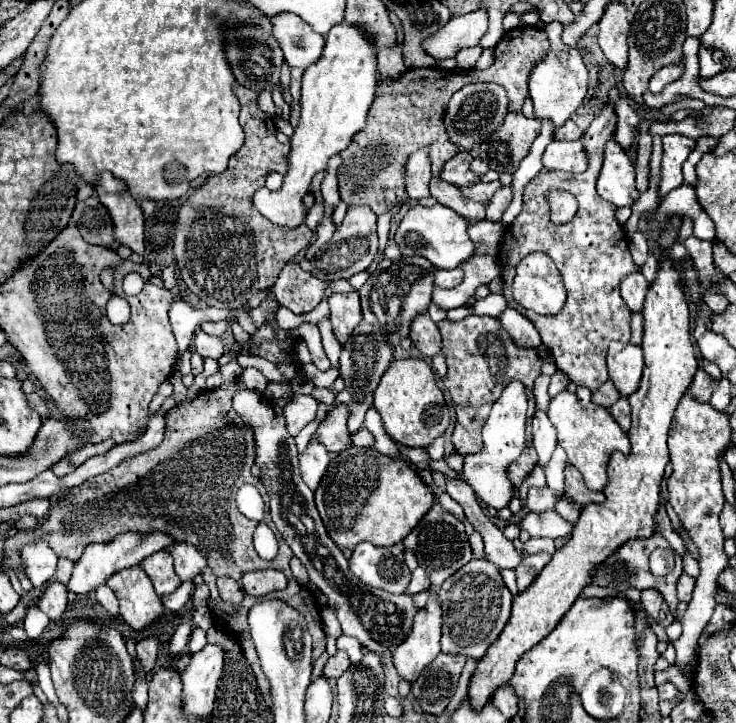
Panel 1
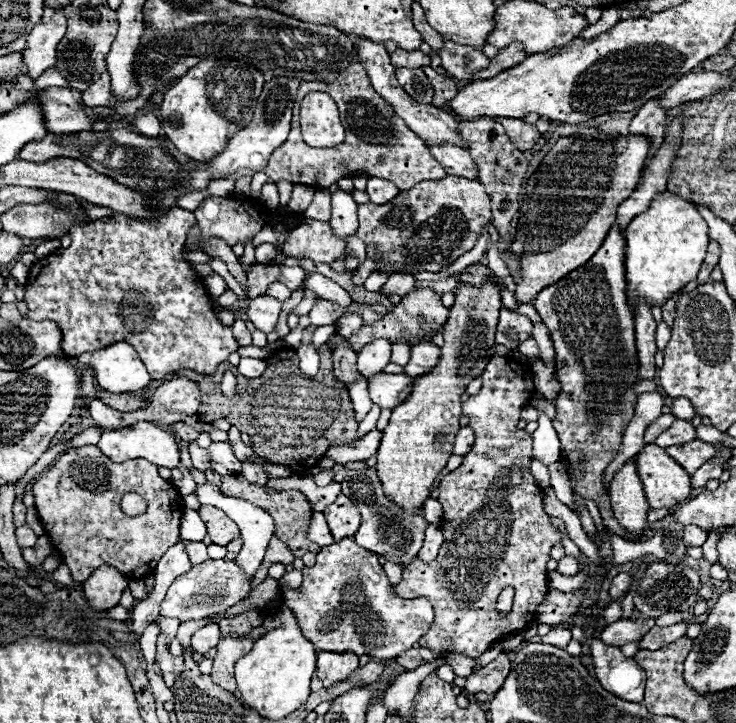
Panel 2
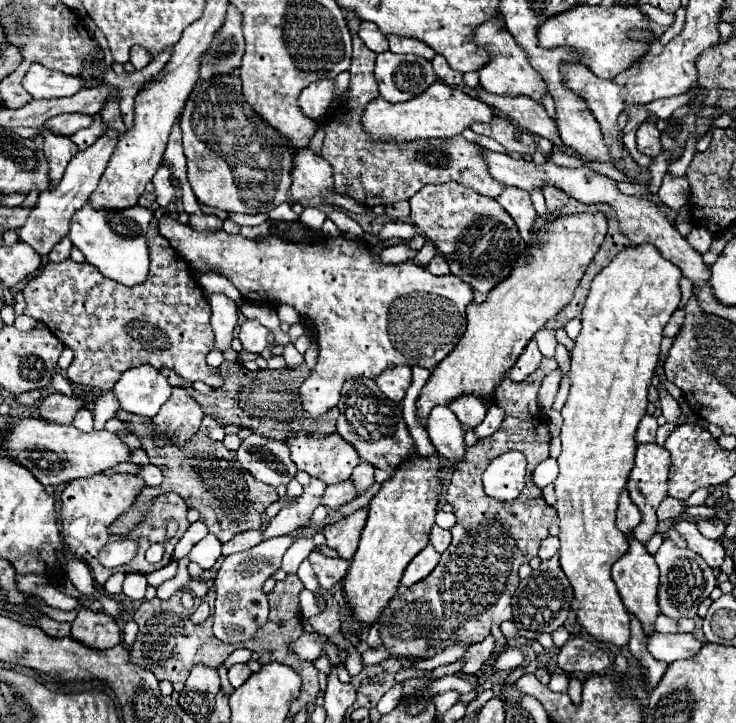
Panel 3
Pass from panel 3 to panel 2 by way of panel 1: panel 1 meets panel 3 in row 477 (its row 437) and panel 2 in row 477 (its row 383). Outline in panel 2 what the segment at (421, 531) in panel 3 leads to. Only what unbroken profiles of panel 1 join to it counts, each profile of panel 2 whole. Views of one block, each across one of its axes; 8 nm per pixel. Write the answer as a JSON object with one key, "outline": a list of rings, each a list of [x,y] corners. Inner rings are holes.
{"outline":[[[460,282],[456,286],[454,306],[442,326],[444,344],[440,346],[442,354],[438,364],[428,374],[414,378],[410,396],[392,410],[390,422],[382,432],[376,470],[388,498],[404,510],[414,512],[424,506],[436,476],[452,456],[454,434],[460,430],[458,420],[462,416],[460,396],[494,356],[494,334],[502,308],[500,288],[500,282],[484,282],[482,286]]]}

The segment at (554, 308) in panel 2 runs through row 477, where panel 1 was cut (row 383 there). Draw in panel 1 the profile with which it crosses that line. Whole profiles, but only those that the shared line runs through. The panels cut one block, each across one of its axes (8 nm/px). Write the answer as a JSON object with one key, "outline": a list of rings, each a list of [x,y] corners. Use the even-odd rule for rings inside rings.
{"outline":[[[610,104],[592,120],[588,130],[582,136],[582,144],[588,156],[588,170],[582,174],[566,174],[566,172],[540,172],[530,184],[524,188],[524,206],[516,220],[506,228],[498,262],[502,266],[504,280],[504,298],[510,308],[518,310],[526,316],[542,336],[542,344],[550,350],[556,366],[578,386],[586,386],[592,392],[600,388],[608,380],[606,370],[606,352],[612,340],[628,342],[630,340],[630,310],[626,302],[622,302],[618,284],[620,278],[630,274],[636,266],[632,262],[628,250],[628,238],[622,226],[616,222],[614,212],[616,206],[602,200],[596,192],[596,178],[602,166],[602,150],[606,142],[614,134],[614,110]],[[550,190],[568,190],[578,200],[576,216],[562,226],[554,226],[550,222],[550,208],[546,202],[546,194]],[[532,252],[548,254],[556,268],[564,278],[564,286],[568,290],[566,306],[556,316],[542,316],[532,310],[526,310],[512,298],[512,280],[516,274],[516,266],[522,258]]]}

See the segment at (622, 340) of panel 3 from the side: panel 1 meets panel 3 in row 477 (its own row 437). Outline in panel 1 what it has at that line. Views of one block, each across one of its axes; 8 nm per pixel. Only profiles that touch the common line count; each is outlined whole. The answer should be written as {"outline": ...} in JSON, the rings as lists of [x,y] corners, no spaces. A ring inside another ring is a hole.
{"outline":[[[566,390],[550,400],[548,418],[558,430],[558,444],[566,450],[568,462],[574,468],[578,468],[578,472],[584,476],[586,486],[590,490],[604,490],[604,486],[608,484],[606,468],[608,468],[612,452],[616,452],[616,450],[620,450],[622,454],[630,452],[628,434],[620,428],[620,424],[612,418],[612,414],[606,408],[602,408],[594,402],[590,402],[586,408],[582,408],[576,400],[576,394],[566,392]]]}

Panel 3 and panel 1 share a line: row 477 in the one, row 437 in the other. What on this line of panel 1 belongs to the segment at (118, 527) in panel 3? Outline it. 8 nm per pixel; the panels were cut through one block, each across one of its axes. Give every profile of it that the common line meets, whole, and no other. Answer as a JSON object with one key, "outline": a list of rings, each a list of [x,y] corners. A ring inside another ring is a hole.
{"outline":[[[242,380],[222,384],[218,390],[204,390],[192,402],[184,402],[172,408],[164,418],[166,432],[160,446],[148,450],[146,454],[128,458],[110,472],[98,474],[96,478],[90,478],[82,486],[70,490],[62,500],[58,500],[52,506],[50,516],[46,516],[46,520],[42,520],[34,530],[16,532],[12,538],[6,540],[2,550],[4,552],[2,564],[14,570],[22,570],[22,564],[18,562],[20,546],[40,538],[44,538],[50,544],[50,548],[54,548],[56,556],[68,560],[78,560],[84,546],[92,542],[110,542],[116,534],[128,530],[138,530],[138,532],[162,530],[172,534],[174,540],[178,542],[192,542],[194,546],[198,546],[198,550],[202,550],[202,554],[206,554],[208,558],[206,570],[214,574],[202,578],[212,592],[208,608],[212,610],[216,624],[228,630],[230,634],[238,636],[244,656],[256,676],[260,690],[268,692],[268,682],[258,666],[258,656],[254,644],[250,642],[246,626],[246,610],[250,610],[254,602],[262,602],[266,598],[278,598],[296,608],[302,616],[306,616],[308,628],[312,630],[314,638],[314,660],[326,650],[326,646],[324,646],[324,630],[320,622],[320,608],[316,596],[306,586],[298,584],[290,572],[288,566],[292,558],[290,546],[278,536],[280,544],[278,556],[270,562],[262,560],[252,544],[252,534],[258,522],[242,516],[236,506],[236,490],[242,484],[260,486],[260,480],[254,478],[250,472],[254,464],[254,436],[246,430],[244,422],[232,410],[232,396],[234,390],[238,390],[238,386],[244,388]],[[264,568],[282,570],[288,578],[288,586],[284,590],[270,592],[262,598],[244,594],[244,600],[238,606],[228,604],[218,596],[216,588],[218,576],[230,576],[238,584],[242,584],[240,582],[242,572],[264,570]]]}

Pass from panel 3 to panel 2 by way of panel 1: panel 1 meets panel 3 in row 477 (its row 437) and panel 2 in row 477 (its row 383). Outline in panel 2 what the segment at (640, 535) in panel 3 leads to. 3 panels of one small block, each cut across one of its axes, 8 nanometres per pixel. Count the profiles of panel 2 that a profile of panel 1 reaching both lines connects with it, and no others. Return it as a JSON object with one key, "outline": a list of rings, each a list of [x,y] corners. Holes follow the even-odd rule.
{"outline":[[[646,444],[636,456],[636,468],[650,508],[672,508],[692,490],[690,474],[654,444]]]}

